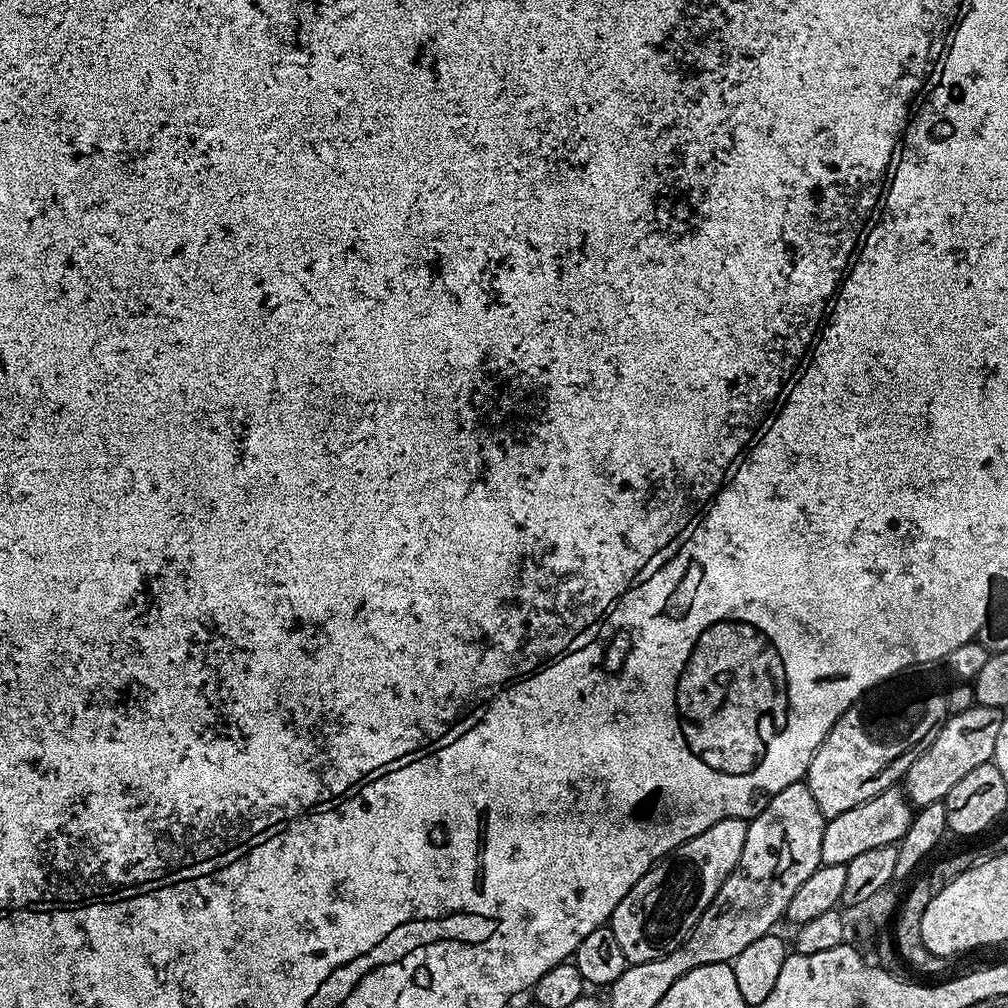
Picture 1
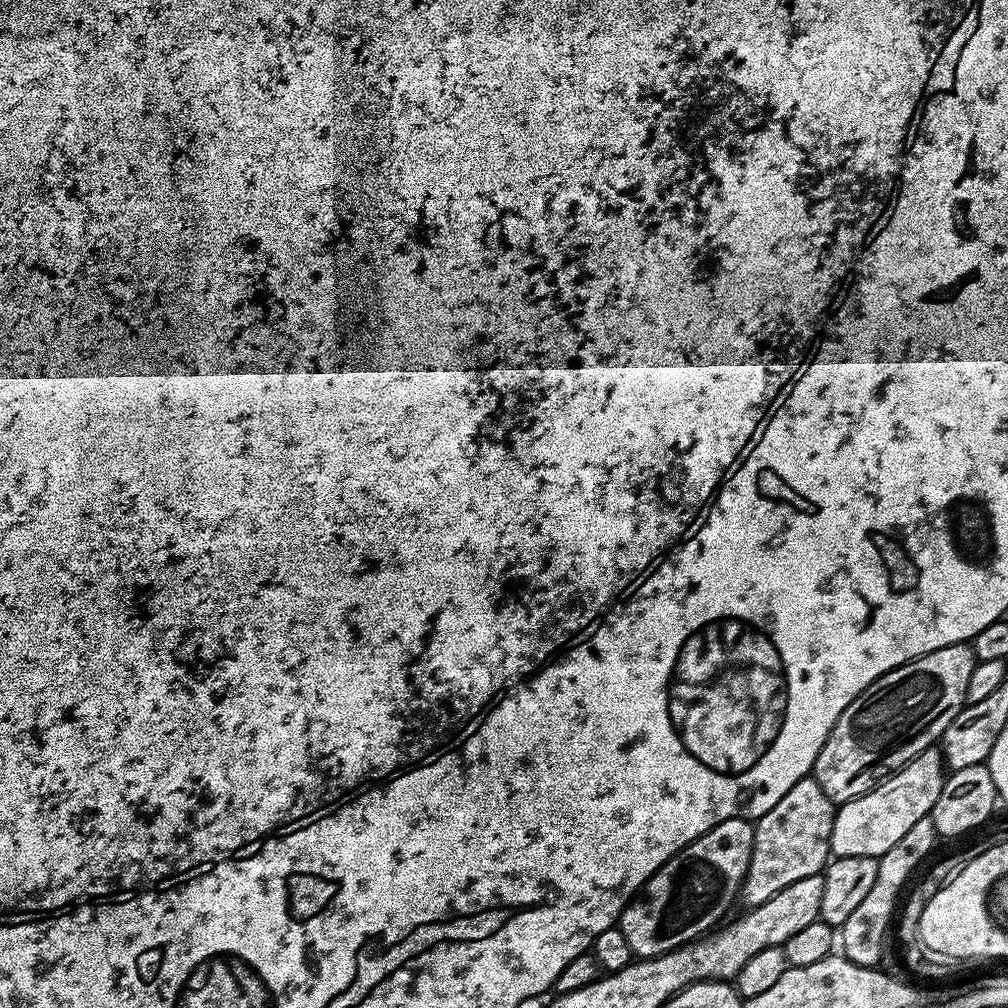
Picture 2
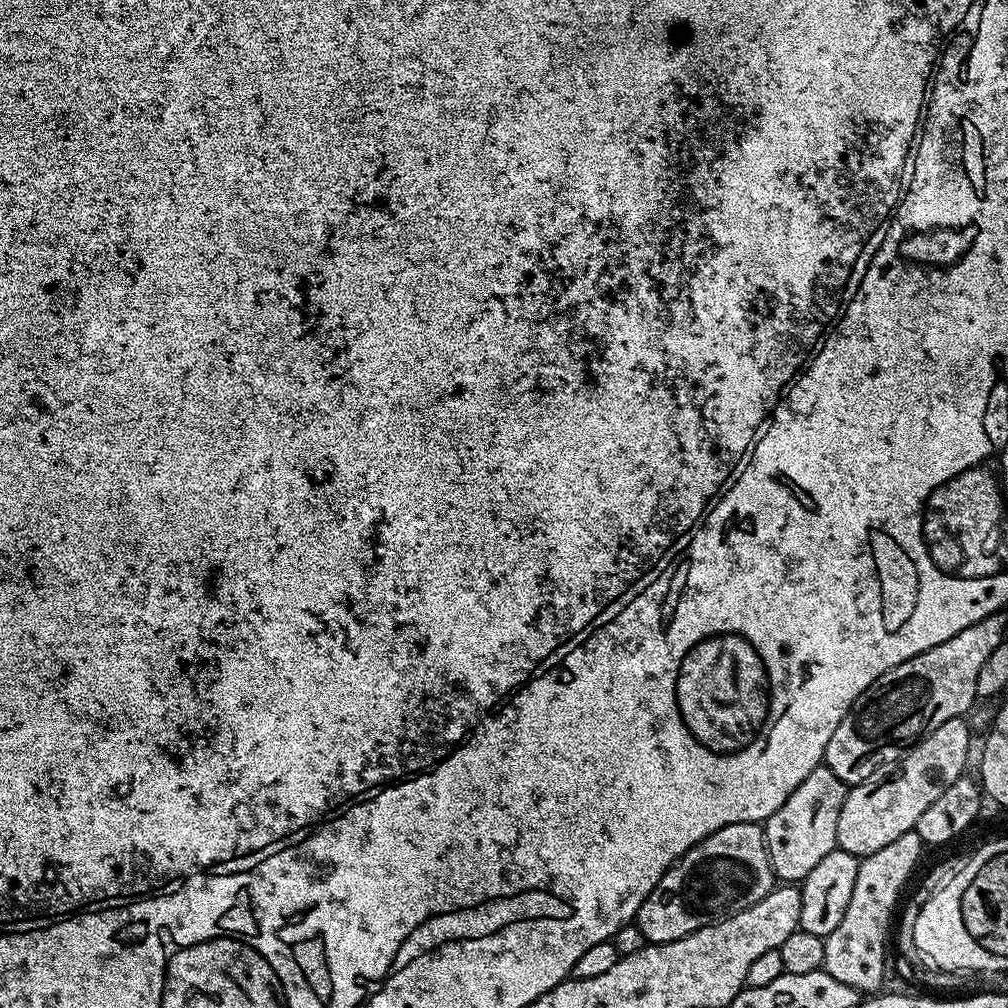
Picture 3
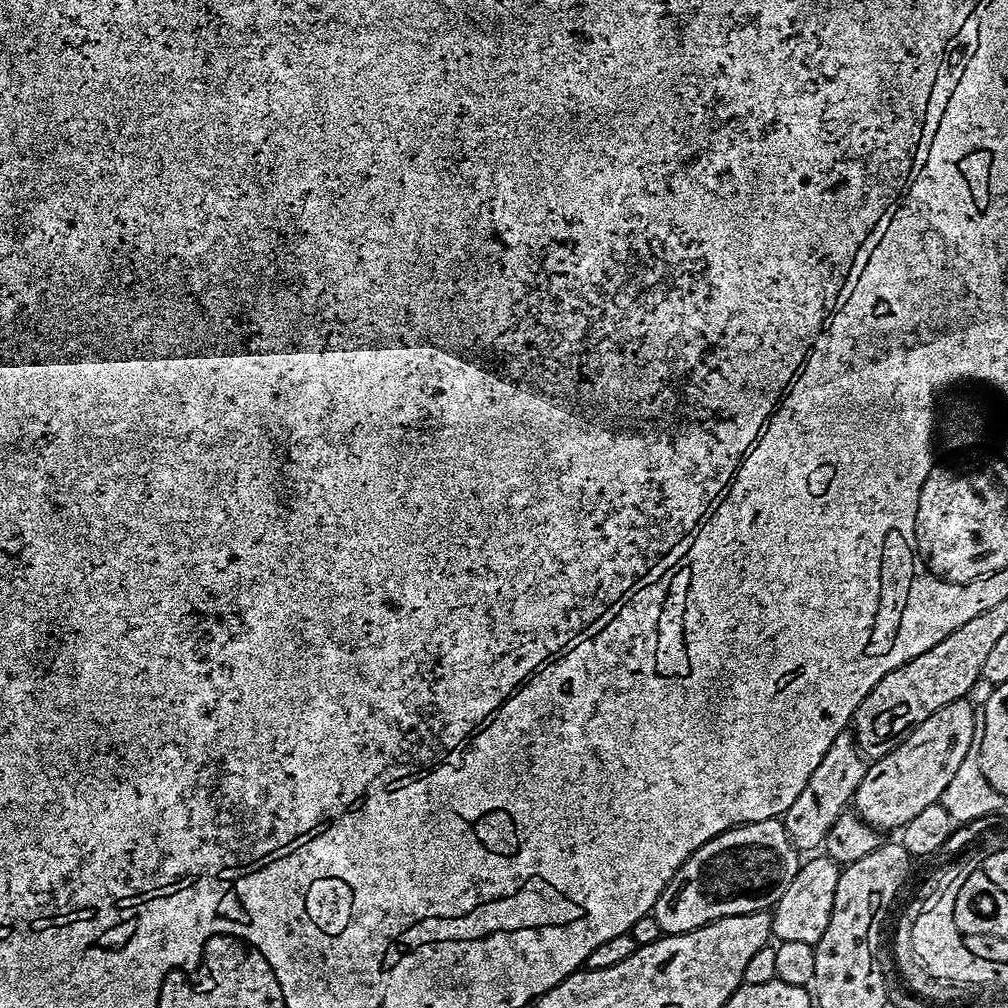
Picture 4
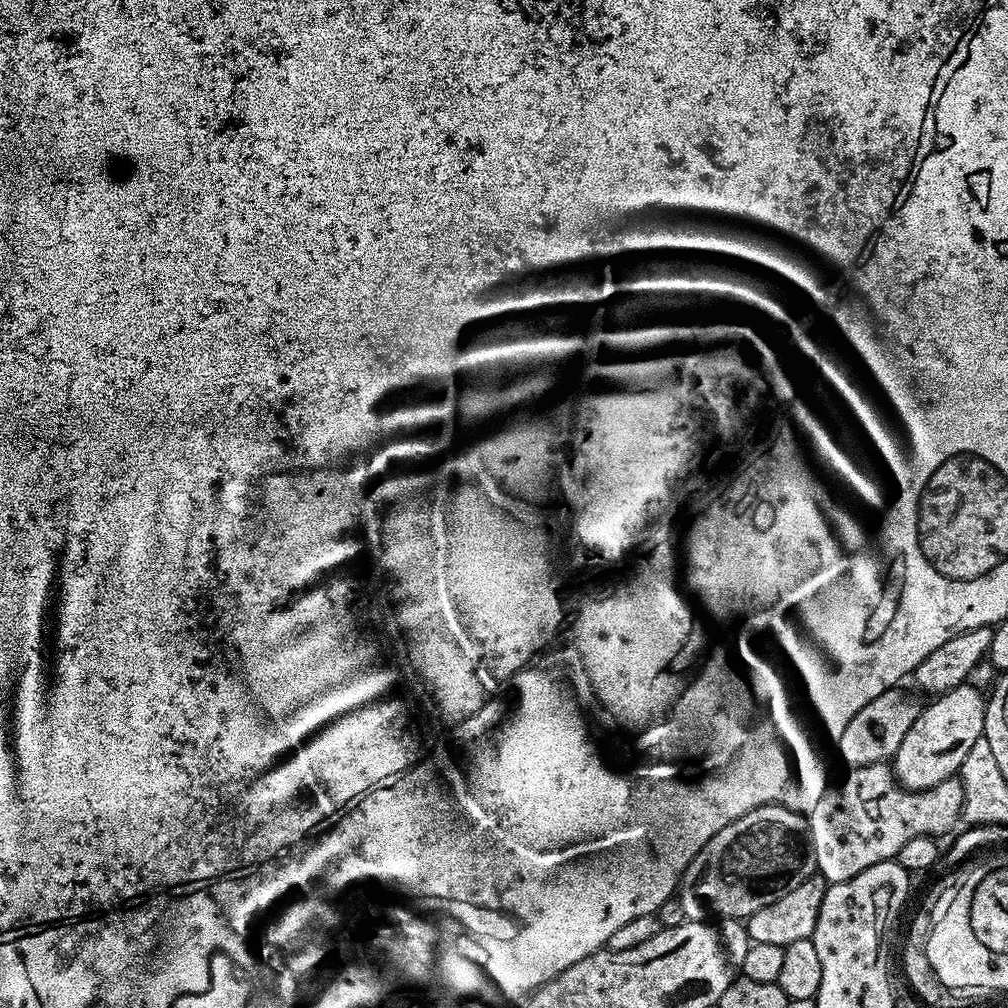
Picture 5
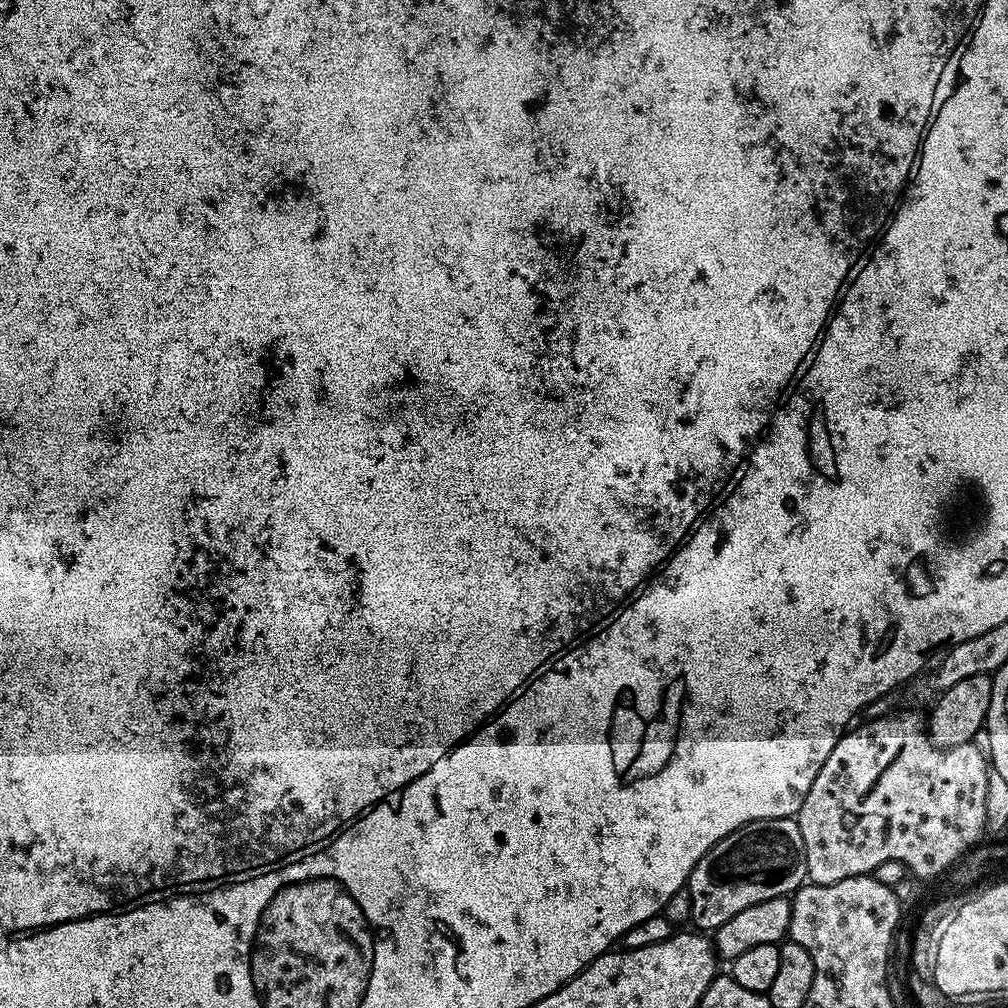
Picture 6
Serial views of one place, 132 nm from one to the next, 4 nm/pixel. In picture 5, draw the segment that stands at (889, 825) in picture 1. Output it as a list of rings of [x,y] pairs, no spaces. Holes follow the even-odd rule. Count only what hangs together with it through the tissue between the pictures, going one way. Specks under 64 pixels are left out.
[[[965,682],[948,692],[941,692],[933,699],[936,700],[933,704],[925,703],[921,707],[919,718],[910,730],[906,730],[902,746],[898,746],[890,764],[901,785],[912,790],[933,788],[959,773],[970,746],[984,734],[986,696],[970,685]]]

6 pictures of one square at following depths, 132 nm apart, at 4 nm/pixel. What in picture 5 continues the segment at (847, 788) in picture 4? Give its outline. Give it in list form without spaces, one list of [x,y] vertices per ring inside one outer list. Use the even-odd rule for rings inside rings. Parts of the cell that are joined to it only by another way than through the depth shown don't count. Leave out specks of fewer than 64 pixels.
[[[897,686],[878,694],[874,702],[862,706],[850,722],[846,722],[846,730],[842,730],[842,738],[835,741],[834,748],[840,751],[840,760],[848,768],[861,768],[870,764],[881,764],[893,759],[902,746],[902,738],[910,726],[920,716],[922,707],[921,701],[916,701],[914,697],[907,696],[903,692],[903,687]]]

